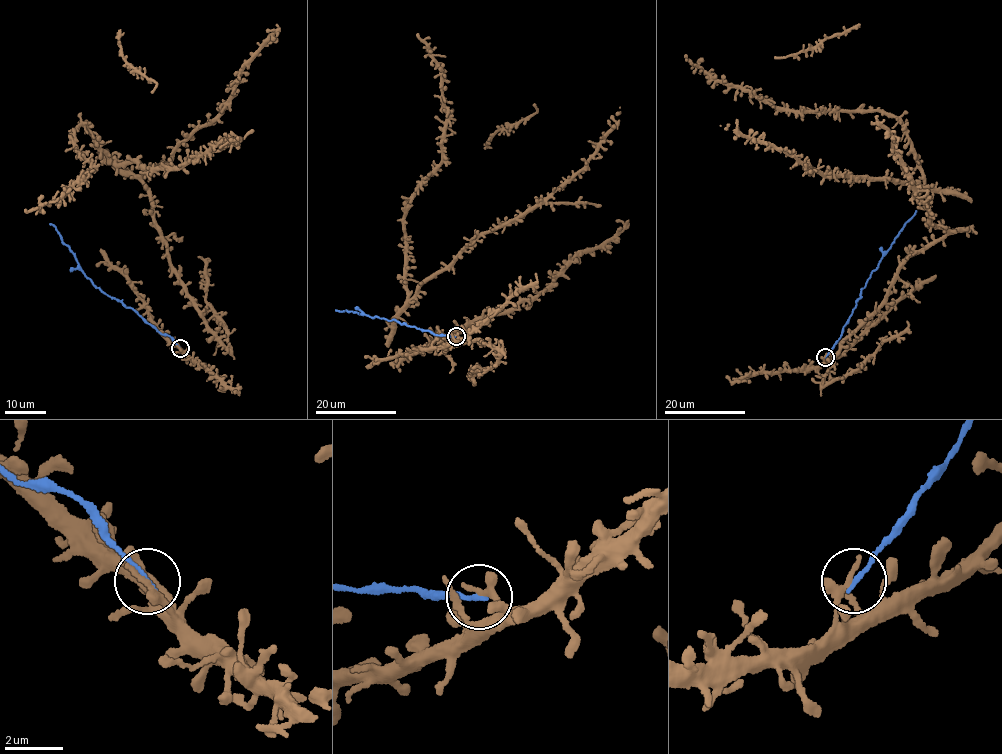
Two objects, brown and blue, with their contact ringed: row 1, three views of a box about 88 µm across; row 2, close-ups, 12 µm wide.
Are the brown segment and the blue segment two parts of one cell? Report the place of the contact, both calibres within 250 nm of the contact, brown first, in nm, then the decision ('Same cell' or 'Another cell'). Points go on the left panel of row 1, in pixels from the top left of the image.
Place: (180, 348). Thickness 320 nm (brown) against 160 nm. Another cell

